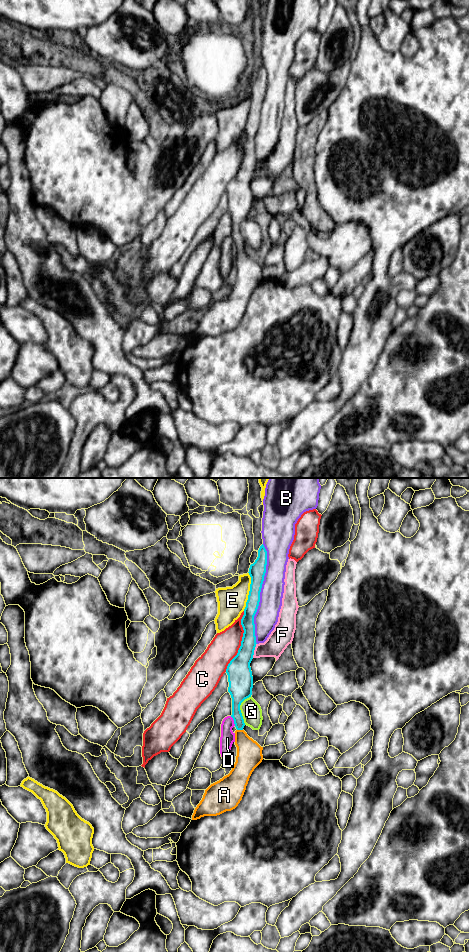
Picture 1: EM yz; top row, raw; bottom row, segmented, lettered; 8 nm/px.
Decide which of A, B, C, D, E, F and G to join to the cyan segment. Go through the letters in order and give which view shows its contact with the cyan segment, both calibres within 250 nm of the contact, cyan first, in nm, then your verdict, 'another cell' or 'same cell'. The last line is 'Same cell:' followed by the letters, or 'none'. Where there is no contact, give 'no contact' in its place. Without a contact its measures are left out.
A: yz | 100/200 nm | same cell
B: yz | 140/190 nm | another cell
C: yz | 190/220 nm | another cell
D: yz | 160/120 nm | another cell
E: yz | 140/220 nm | another cell
F: yz | 190/170 nm | another cell
G: yz | 200/160 nm | another cell
Same cell: A

